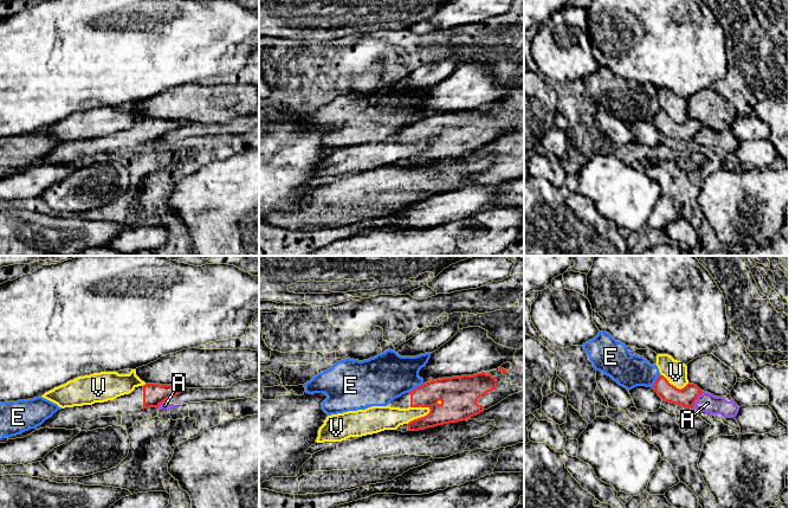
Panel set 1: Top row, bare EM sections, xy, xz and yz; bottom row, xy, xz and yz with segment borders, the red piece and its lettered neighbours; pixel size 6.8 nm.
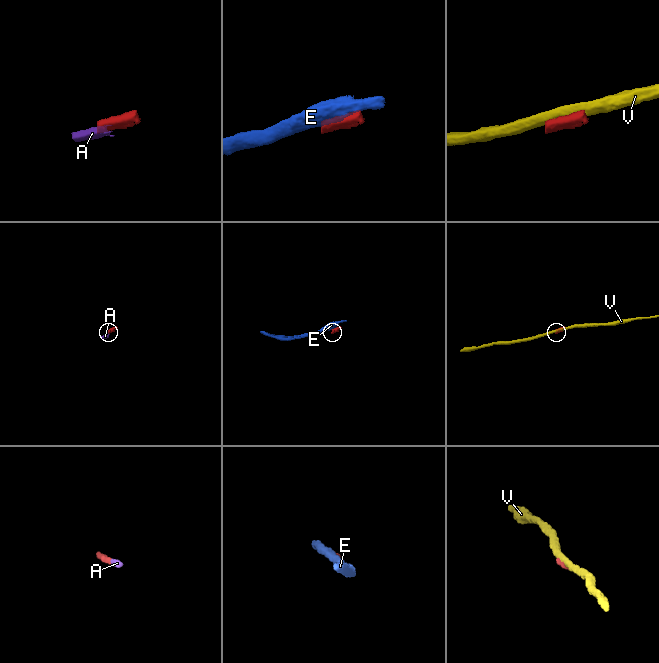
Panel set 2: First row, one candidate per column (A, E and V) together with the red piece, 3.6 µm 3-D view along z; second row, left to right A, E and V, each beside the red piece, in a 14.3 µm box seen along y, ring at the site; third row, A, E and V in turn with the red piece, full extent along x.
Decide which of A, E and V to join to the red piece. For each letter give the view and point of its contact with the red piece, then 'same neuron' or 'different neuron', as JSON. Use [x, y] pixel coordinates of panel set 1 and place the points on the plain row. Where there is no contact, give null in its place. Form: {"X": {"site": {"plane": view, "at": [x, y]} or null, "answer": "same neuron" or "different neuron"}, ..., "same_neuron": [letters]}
{"A": {"site": {"plane": "yz", "at": [697, 133]}, "answer": "different neuron"}, "E": {"site": {"plane": "xz", "at": [415, 122]}, "answer": "different neuron"}, "V": {"site": {"plane": "xz", "at": [421, 152]}, "answer": "different neuron"}, "same_neuron": []}

